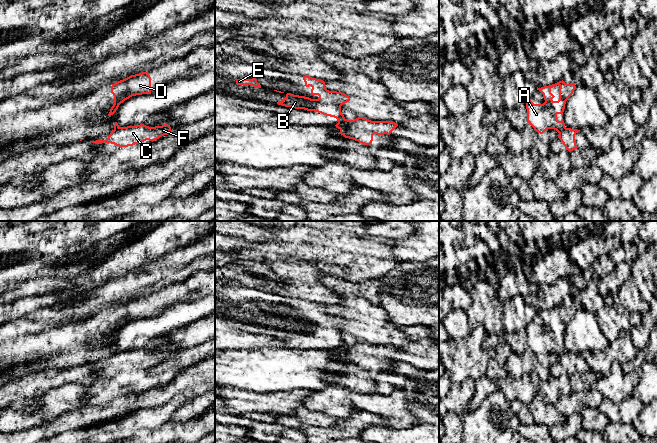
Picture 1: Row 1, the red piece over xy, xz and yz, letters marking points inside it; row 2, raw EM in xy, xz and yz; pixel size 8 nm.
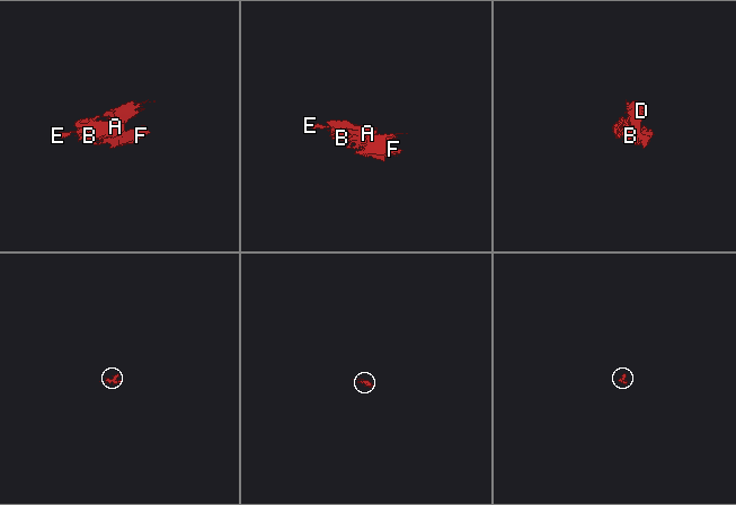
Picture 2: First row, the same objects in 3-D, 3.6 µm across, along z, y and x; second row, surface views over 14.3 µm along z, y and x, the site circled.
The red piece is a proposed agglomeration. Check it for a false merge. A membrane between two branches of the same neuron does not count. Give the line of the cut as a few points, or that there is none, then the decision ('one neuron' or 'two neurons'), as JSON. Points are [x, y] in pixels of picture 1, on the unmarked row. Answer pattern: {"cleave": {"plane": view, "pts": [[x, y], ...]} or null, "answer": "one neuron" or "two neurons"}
{"cleave": {"plane": "xz", "pts": [[344, 342], [338, 347]]}, "answer": "two neurons"}

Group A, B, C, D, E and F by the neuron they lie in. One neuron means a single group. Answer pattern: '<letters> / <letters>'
A B D E / C F

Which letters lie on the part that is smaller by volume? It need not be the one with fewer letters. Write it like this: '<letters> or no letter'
C, F

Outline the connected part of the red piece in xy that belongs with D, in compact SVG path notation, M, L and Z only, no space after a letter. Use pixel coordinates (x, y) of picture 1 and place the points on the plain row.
M148 296L131 299L112 308L111 317L114 320L114 328L108 338L109 341L116 336L121 327L130 321L151 318L151 301Z

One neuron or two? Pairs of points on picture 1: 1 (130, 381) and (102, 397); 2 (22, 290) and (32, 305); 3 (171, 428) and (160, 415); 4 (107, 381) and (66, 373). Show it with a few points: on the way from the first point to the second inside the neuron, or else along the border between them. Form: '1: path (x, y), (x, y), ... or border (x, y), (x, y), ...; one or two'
1: path (123, 383), (116, 383), (109, 390); one
2: border (49, 293), (23, 296), (10, 302); two
3: border (168, 421), (157, 428), (144, 429); two
4: border (105, 367), (90, 384), (72, 383); two

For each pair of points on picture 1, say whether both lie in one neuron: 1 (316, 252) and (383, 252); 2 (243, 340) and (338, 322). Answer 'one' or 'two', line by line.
1: one
2: one

